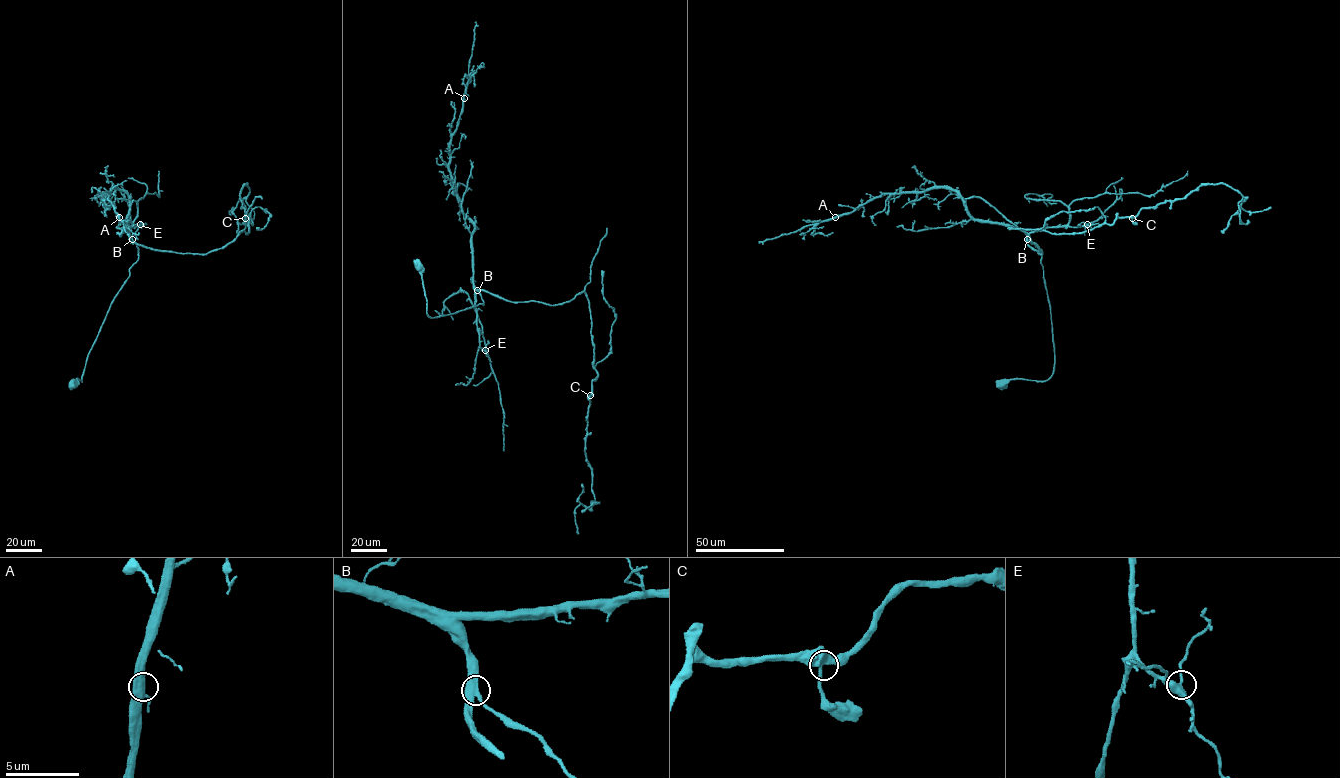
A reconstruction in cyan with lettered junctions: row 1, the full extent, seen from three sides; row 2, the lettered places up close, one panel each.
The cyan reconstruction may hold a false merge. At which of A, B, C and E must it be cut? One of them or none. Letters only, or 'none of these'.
none of these

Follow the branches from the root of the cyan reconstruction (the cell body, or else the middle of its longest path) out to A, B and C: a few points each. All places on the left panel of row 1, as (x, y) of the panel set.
A: (72, 383), (82, 381), (111, 304), (138, 257), (127, 222), (129, 197), (114, 187), (104, 195), (119, 217)
B: (72, 383), (76, 379), (82, 381), (88, 354), (111, 304), (138, 259), (138, 248), (132, 239)
C: (72, 383), (82, 381), (111, 304), (138, 259), (133, 240), (206, 254), (246, 234), (253, 224), (245, 218)

